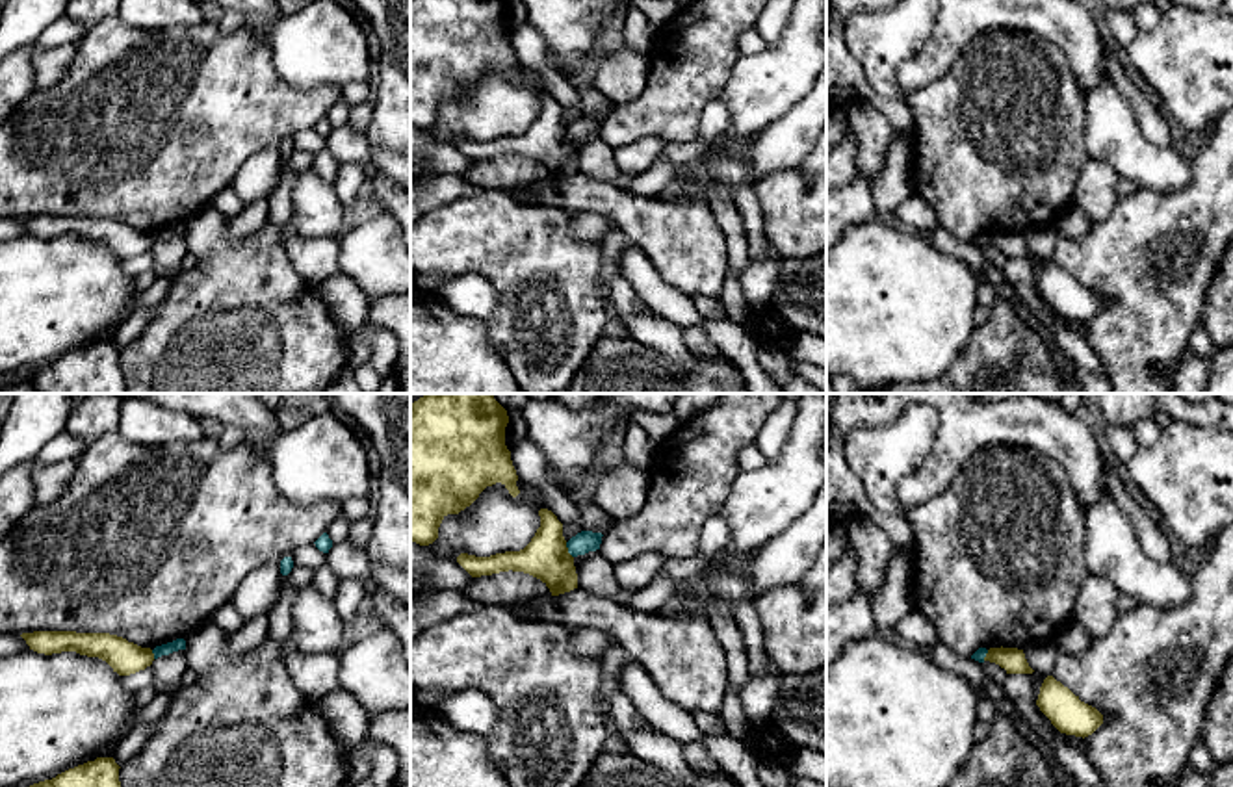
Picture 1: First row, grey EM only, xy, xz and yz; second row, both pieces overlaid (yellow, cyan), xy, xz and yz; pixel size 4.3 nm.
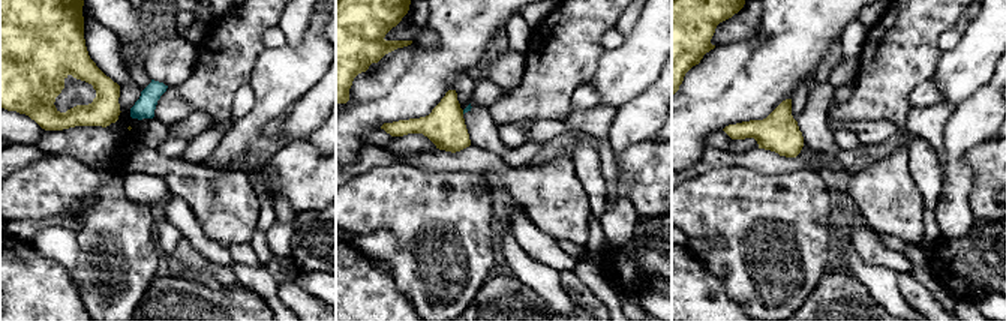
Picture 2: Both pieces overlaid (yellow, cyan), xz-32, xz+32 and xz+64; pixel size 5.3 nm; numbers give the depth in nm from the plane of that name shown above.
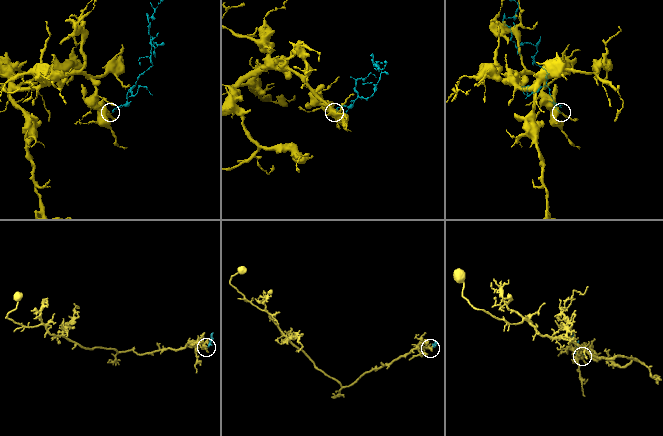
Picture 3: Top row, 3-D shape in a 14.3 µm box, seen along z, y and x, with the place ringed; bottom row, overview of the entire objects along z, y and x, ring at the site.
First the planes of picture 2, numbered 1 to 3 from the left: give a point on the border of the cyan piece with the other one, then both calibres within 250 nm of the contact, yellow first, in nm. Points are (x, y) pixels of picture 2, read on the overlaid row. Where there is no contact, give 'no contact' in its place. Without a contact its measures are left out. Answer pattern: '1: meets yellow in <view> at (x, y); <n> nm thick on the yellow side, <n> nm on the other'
1: no contact
2: meets yellow in xz+32 at (462, 111); 220 nm thick on the yellow side, 30 nm on the other
3: no contact

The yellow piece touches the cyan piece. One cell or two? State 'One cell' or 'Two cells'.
Two cells

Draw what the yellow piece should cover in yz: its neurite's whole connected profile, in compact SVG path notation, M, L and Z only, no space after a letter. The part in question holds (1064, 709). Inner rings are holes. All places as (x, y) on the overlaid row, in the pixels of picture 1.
M1053 676L1044 679L1036 705L1066 735L1084 739L1103 724L1103 715L1096 707L1081 702L1079 696Z

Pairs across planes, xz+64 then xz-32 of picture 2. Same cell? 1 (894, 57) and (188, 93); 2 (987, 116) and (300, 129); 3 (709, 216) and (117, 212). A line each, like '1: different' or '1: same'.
1: same
2: same
3: same

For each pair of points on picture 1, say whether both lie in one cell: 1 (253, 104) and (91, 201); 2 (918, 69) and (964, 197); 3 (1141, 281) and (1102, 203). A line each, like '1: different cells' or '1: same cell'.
1: same cell
2: different cells
3: different cells

